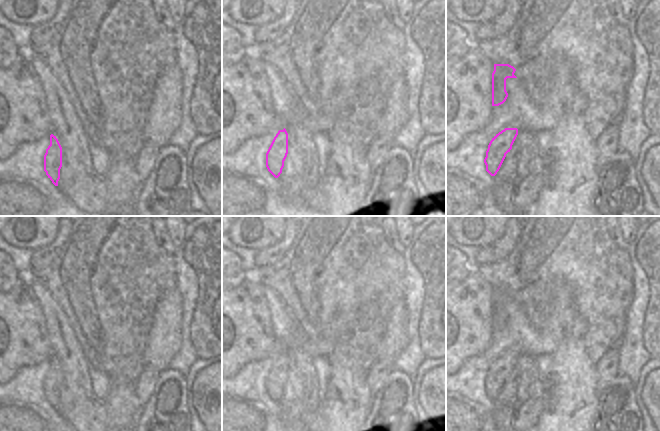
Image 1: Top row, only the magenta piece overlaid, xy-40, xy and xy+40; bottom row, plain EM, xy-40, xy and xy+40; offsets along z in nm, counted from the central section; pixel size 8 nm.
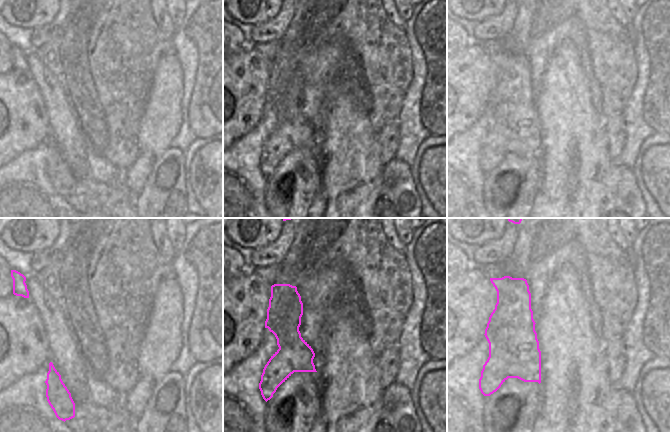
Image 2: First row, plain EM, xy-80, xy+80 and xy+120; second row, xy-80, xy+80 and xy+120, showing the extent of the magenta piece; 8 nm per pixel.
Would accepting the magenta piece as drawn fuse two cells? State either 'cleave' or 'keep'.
cleave

